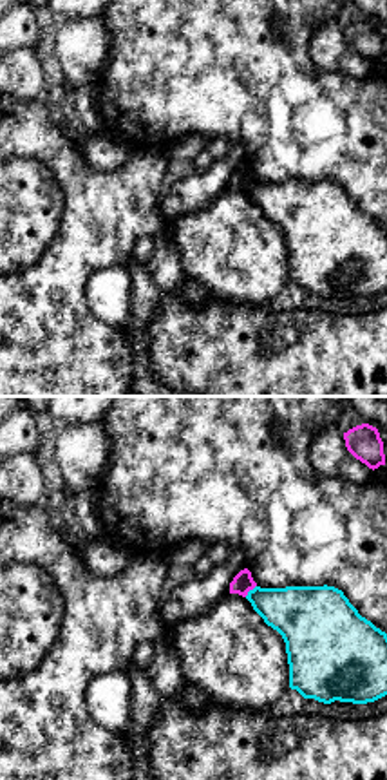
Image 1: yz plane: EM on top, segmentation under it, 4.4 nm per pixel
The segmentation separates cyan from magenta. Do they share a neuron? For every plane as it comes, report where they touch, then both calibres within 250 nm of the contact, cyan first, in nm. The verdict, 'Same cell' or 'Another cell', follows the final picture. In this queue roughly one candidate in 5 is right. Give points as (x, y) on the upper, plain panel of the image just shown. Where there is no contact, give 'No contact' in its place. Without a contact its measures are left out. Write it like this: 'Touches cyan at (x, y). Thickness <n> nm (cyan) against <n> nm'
Touches cyan at (250, 185). Thickness 260 nm (cyan) against 90 nm

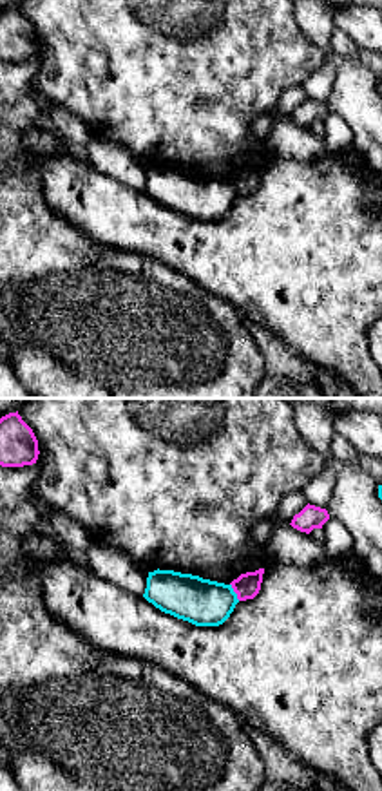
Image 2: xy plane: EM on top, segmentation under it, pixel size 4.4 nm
Touches cyan at (234, 187). Thickness 200 nm (cyan) against 110 nm

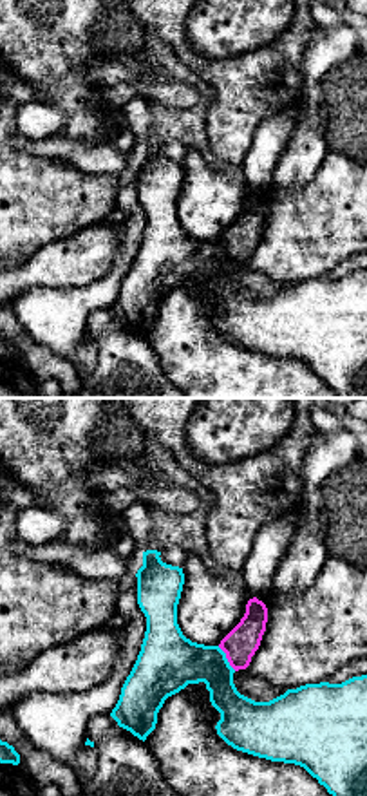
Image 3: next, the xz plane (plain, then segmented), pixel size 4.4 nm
Touches cyan at (226, 254). Thickness 260 nm (cyan) against 150 nm

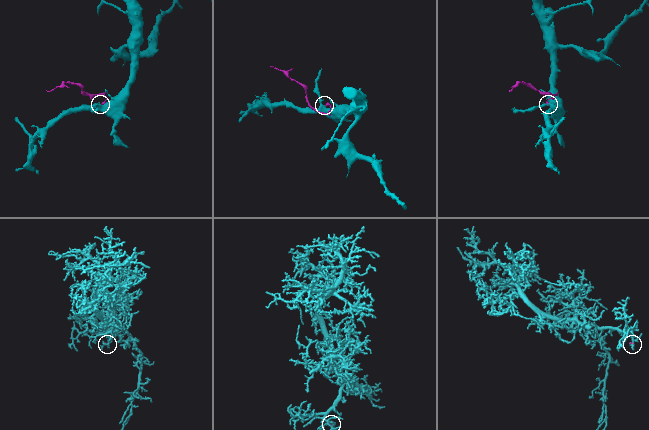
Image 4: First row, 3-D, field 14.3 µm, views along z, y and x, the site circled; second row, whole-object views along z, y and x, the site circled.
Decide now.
Another cell

